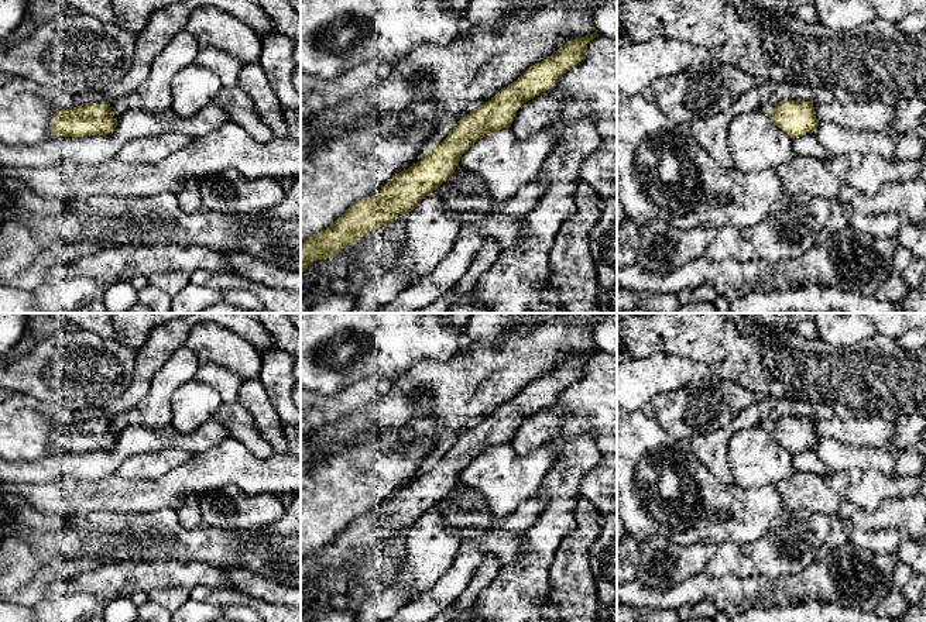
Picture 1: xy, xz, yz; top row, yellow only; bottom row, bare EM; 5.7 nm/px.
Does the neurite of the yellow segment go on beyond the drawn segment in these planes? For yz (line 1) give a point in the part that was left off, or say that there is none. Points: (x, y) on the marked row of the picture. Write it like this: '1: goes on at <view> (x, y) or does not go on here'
1: does not go on here

